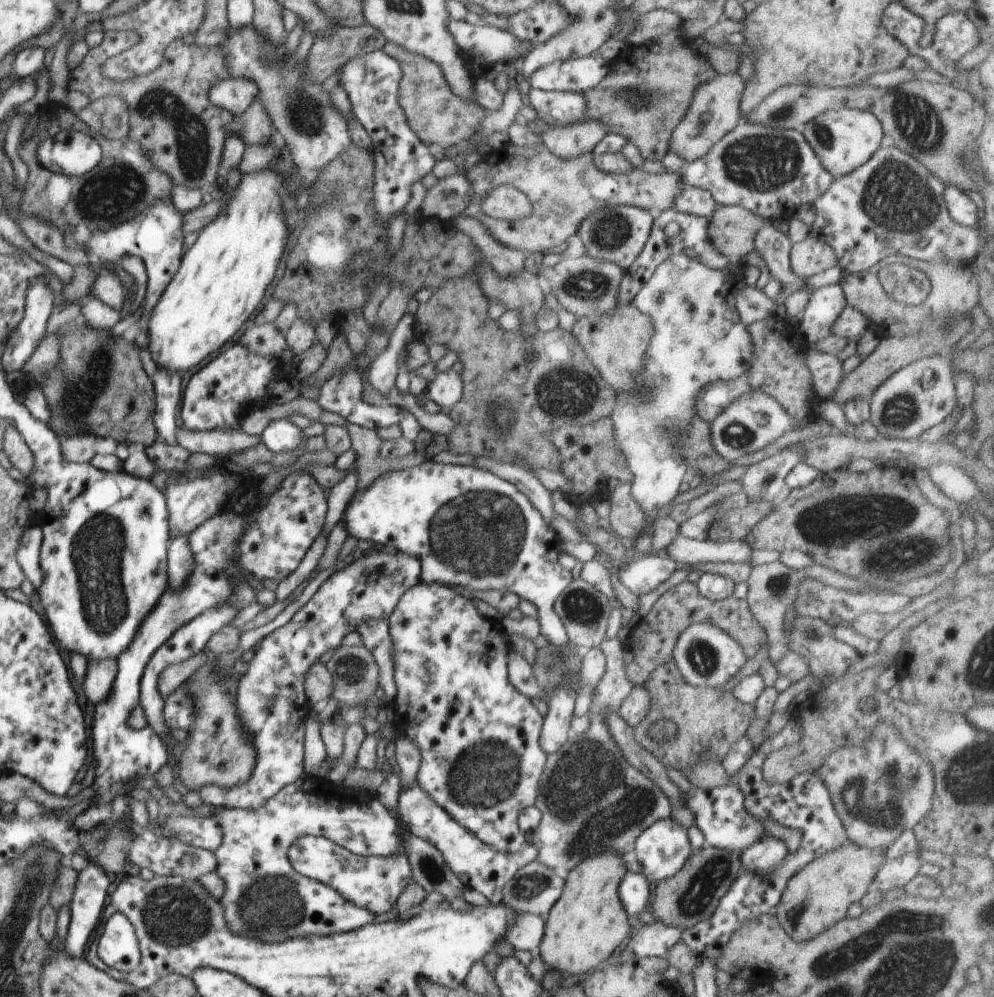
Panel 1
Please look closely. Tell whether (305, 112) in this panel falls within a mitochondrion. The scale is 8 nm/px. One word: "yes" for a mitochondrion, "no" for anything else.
yes

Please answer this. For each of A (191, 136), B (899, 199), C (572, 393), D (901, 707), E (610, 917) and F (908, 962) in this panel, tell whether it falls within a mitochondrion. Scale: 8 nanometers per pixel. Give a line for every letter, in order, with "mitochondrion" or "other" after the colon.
A: mitochondrion
B: mitochondrion
C: mitochondrion
D: other
E: other
F: mitochondrion

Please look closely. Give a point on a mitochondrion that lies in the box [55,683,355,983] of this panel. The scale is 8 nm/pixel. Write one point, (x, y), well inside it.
(174, 914)

